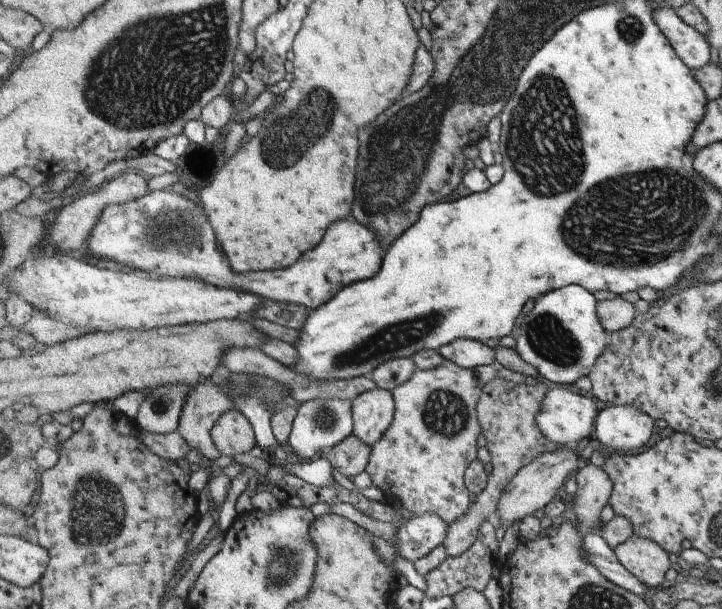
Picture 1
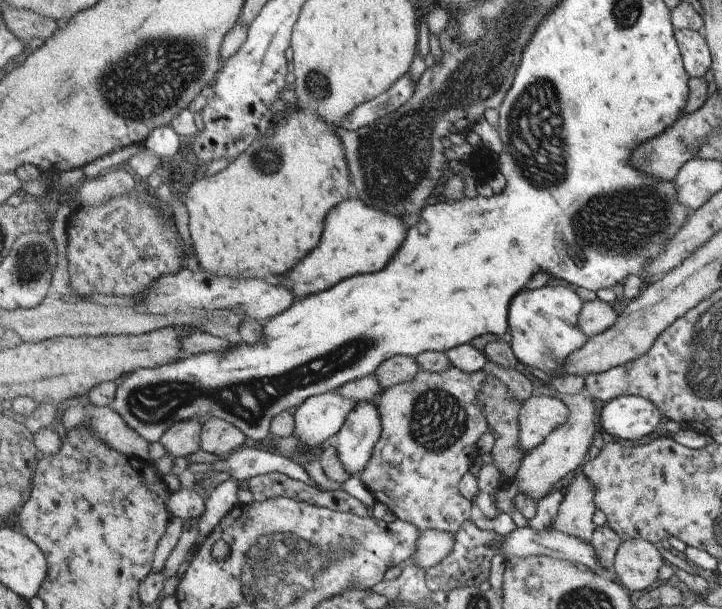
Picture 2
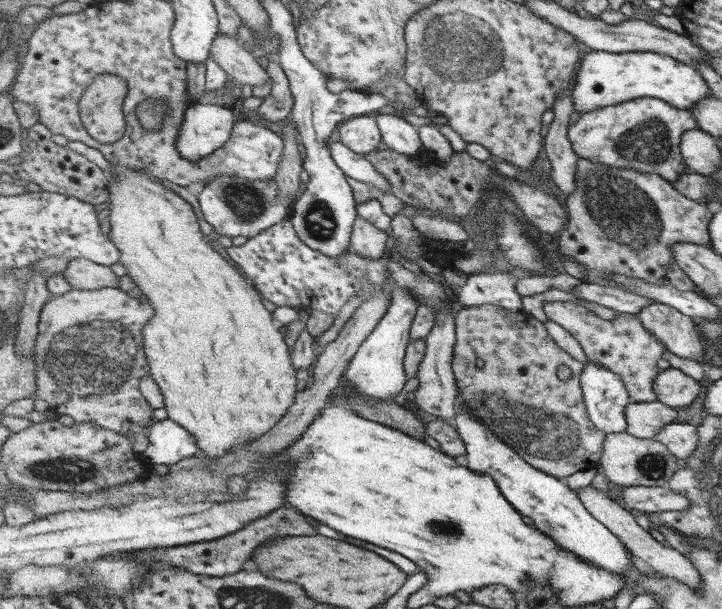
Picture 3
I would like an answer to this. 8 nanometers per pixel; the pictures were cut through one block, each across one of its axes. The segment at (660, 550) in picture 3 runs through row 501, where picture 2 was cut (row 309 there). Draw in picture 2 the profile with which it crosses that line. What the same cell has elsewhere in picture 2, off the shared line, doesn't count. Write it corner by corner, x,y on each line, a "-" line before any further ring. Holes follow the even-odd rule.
595,299
583,305
582,316
579,317
579,326
583,326
583,332
589,336
607,332
621,316
619,306
613,306
610,302

